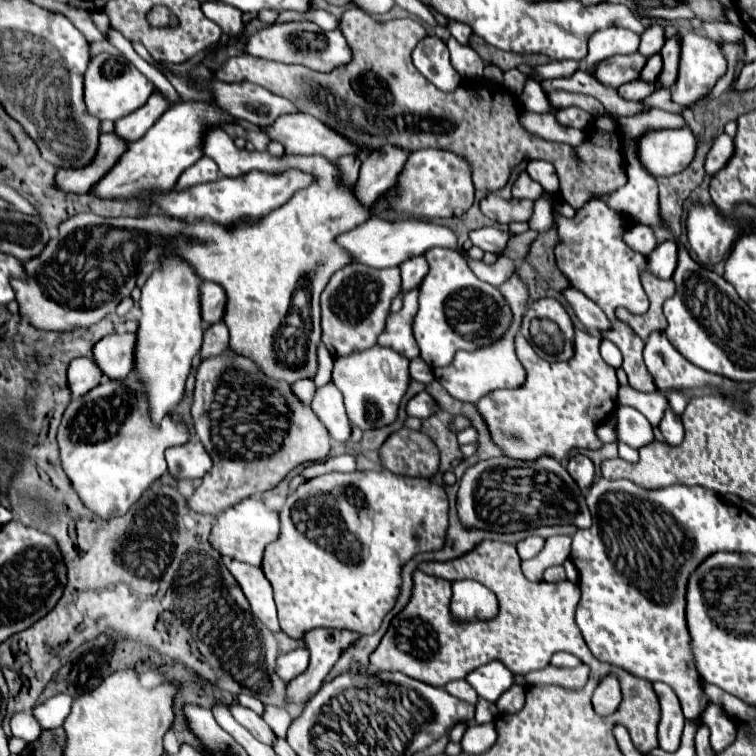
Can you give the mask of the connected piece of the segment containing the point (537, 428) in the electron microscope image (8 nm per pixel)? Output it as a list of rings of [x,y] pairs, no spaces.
[[[520,330],[514,338],[516,356],[526,370],[526,382],[518,388],[488,392],[478,400],[478,410],[488,422],[494,442],[506,456],[516,460],[536,460],[540,456],[562,460],[572,448],[600,448],[602,442],[596,438],[594,428],[616,410],[618,394],[616,370],[598,352],[600,338],[590,336],[586,330],[576,330],[574,356],[566,362],[542,360]]]

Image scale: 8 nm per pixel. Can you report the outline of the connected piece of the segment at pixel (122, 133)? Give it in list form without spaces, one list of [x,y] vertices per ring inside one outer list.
[[[152,94],[150,100],[142,108],[138,108],[138,112],[132,112],[130,116],[124,116],[122,120],[116,122],[114,134],[124,142],[134,142],[142,138],[152,128],[154,120],[158,120],[158,116],[162,116],[162,112],[166,110],[168,110],[168,102],[164,100],[164,96]]]

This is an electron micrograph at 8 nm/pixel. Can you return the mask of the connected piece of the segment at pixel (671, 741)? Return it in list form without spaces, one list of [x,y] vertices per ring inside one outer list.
[[[654,682],[654,690],[658,694],[660,708],[662,708],[662,718],[658,724],[660,748],[666,752],[676,752],[680,746],[680,736],[684,728],[684,716],[682,716],[680,702],[674,690],[664,682]]]

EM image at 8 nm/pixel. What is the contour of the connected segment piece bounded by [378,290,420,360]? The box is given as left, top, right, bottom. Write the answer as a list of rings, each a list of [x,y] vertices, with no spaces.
[[[412,290],[404,296],[404,306],[400,312],[390,314],[386,320],[384,332],[378,336],[378,344],[394,348],[398,354],[409,360],[420,356],[414,334],[412,334],[412,318],[418,310],[418,290]]]

